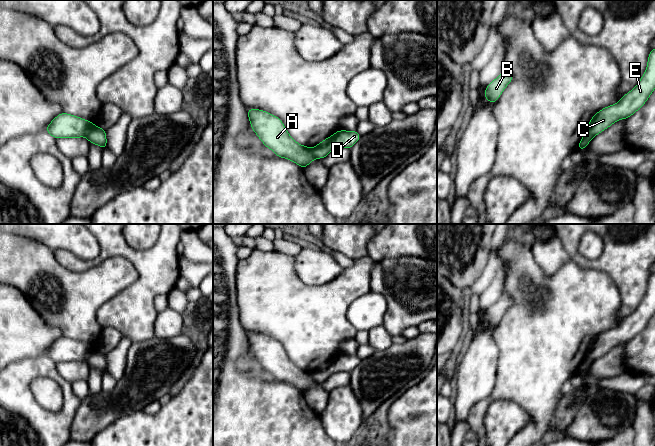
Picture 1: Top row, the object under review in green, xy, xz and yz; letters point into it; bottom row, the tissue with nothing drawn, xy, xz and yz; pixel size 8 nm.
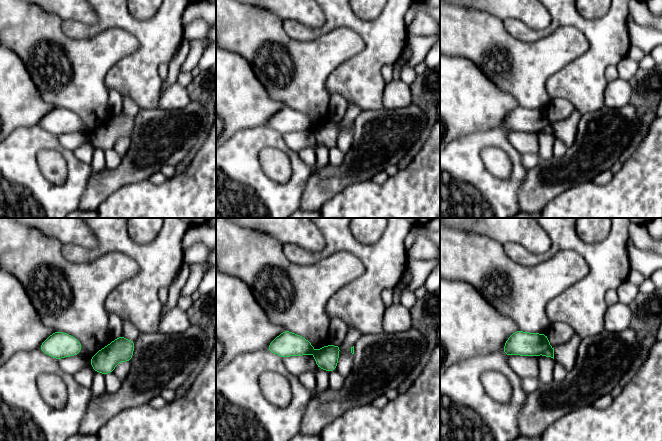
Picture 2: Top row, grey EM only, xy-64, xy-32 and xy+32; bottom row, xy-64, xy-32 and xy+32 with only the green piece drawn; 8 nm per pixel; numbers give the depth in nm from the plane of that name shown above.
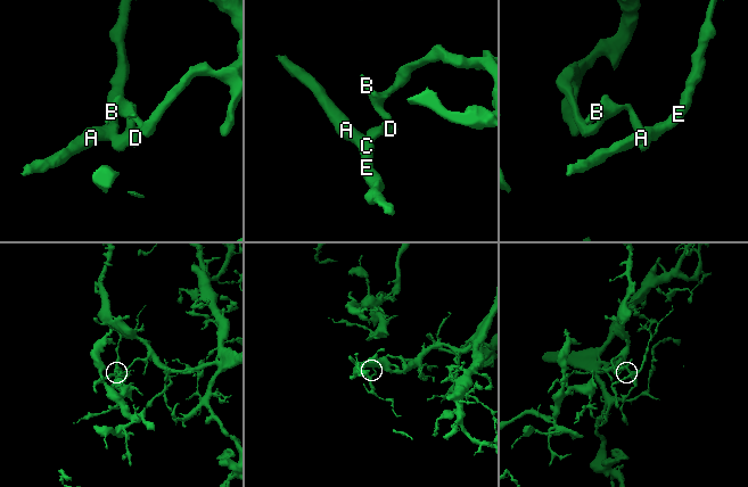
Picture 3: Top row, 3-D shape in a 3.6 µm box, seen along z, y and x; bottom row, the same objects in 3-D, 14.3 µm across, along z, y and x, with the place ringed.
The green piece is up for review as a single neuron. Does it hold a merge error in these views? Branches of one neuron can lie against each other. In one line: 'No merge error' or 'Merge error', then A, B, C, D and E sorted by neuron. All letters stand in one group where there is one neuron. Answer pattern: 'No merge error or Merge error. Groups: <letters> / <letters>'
Merge error. Groups: A C E / B D

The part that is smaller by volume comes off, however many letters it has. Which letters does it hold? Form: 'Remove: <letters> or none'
Remove: A, C, E

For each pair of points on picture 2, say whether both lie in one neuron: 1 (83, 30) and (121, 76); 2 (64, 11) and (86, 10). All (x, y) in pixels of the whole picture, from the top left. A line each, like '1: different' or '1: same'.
1: same
2: same

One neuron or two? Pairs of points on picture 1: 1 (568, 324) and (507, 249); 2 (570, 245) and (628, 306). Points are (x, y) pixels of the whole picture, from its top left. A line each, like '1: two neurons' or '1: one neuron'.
1: one neuron
2: one neuron

